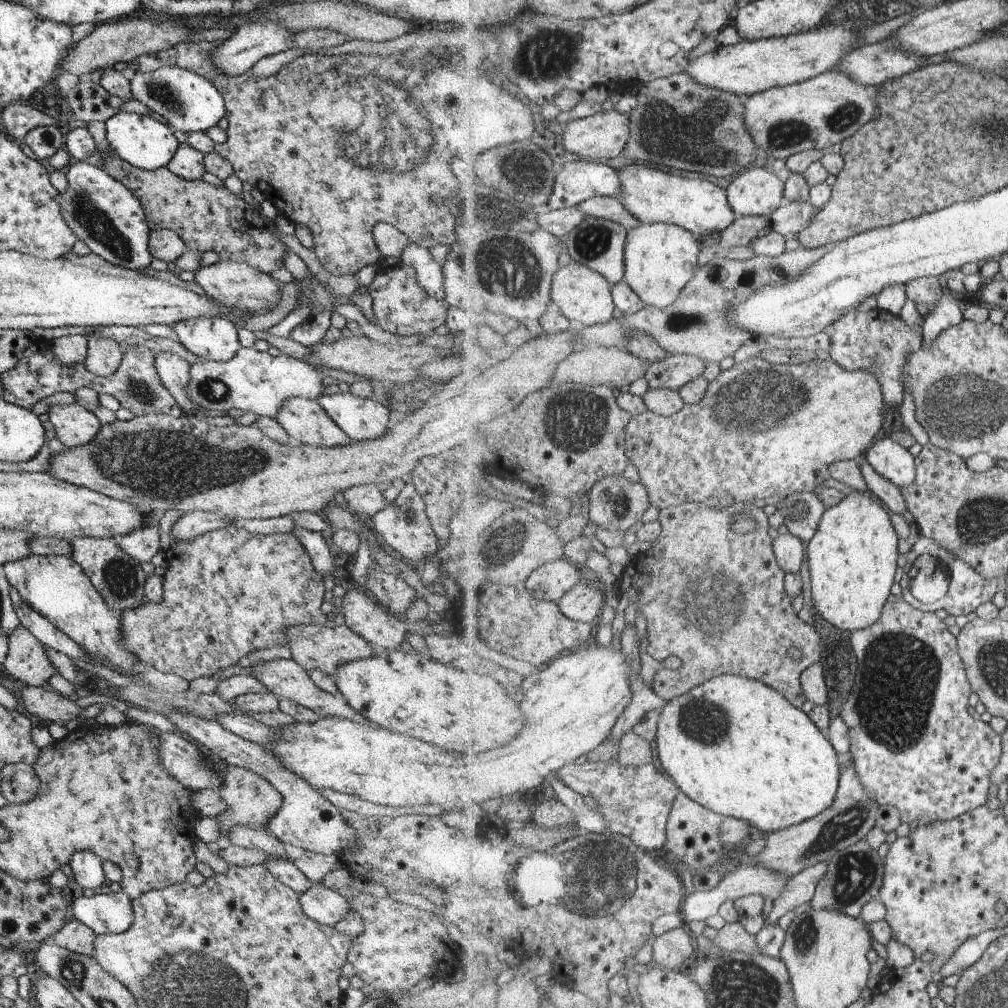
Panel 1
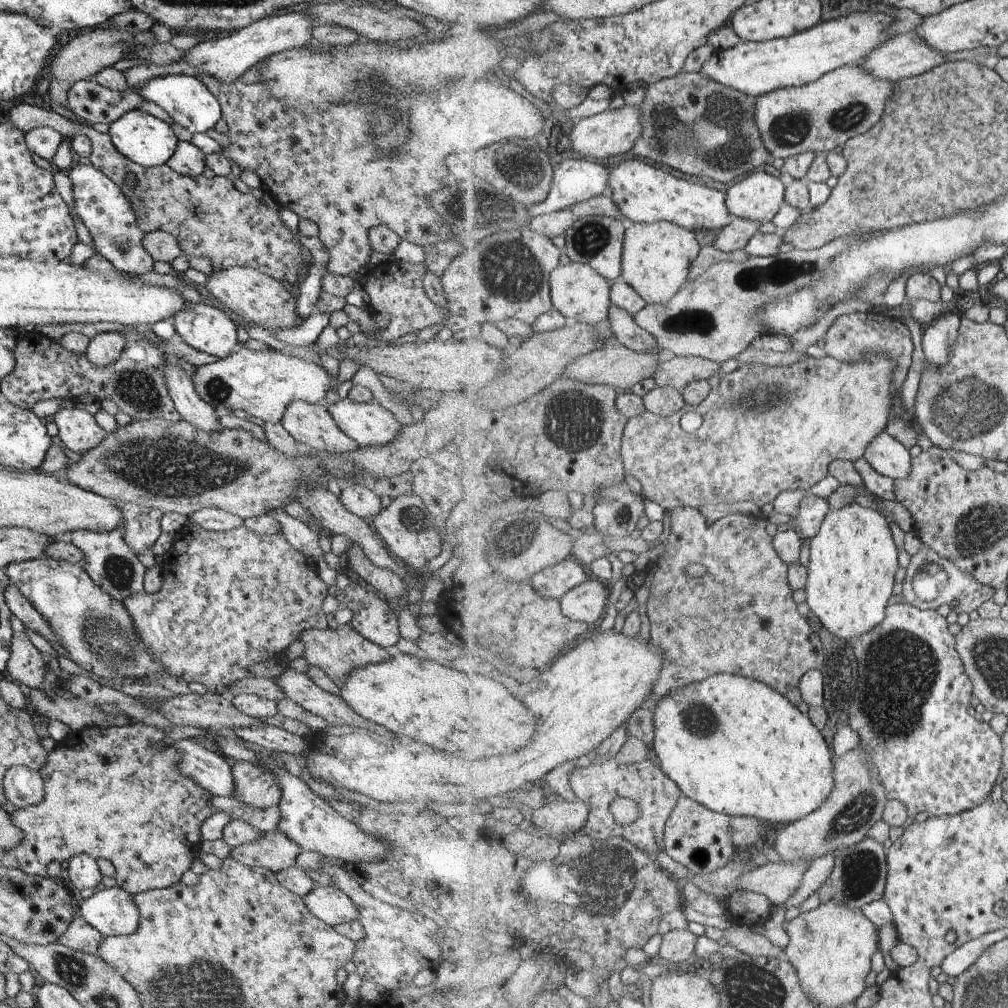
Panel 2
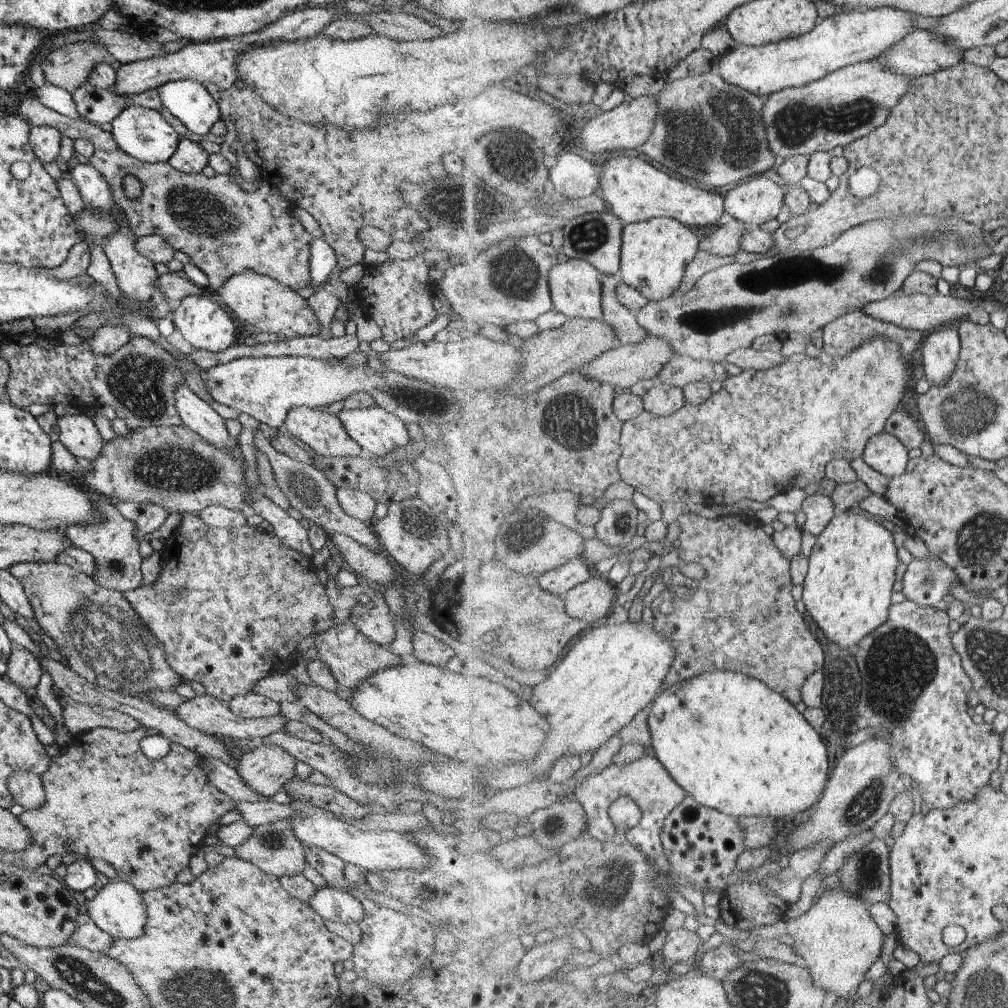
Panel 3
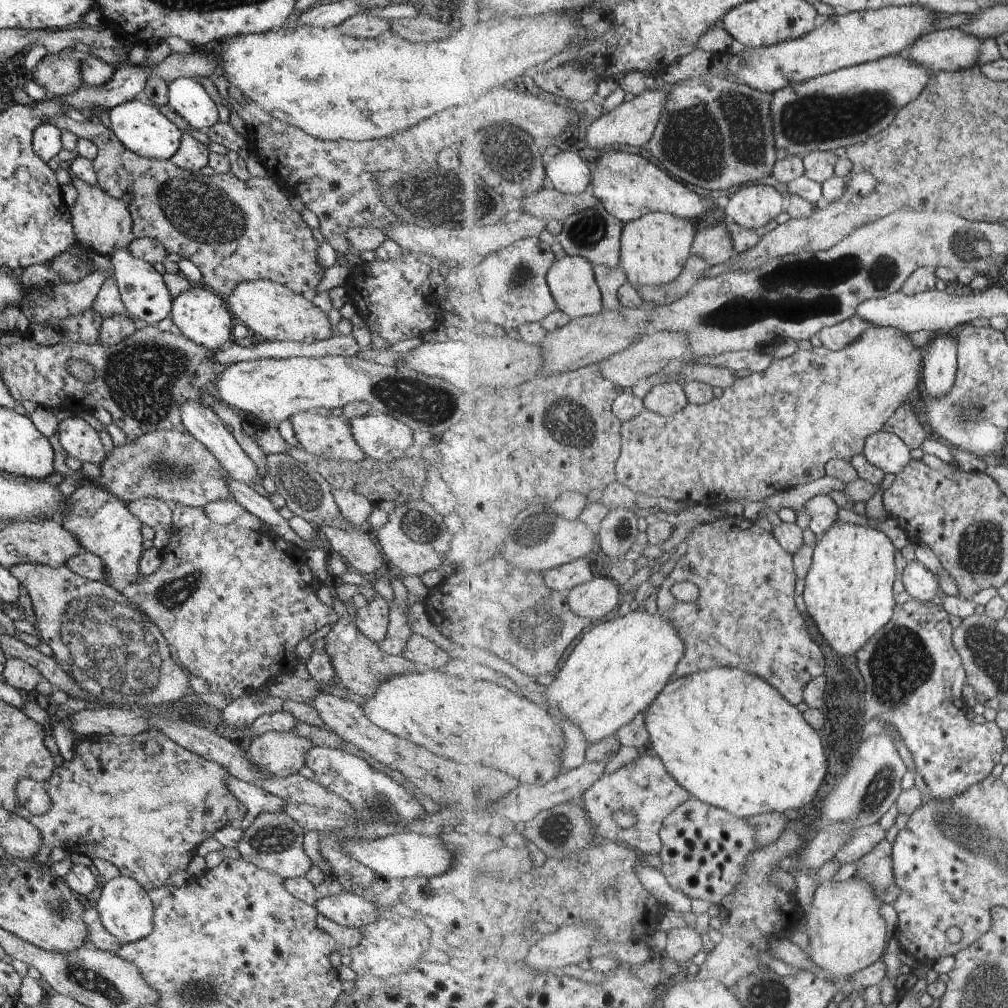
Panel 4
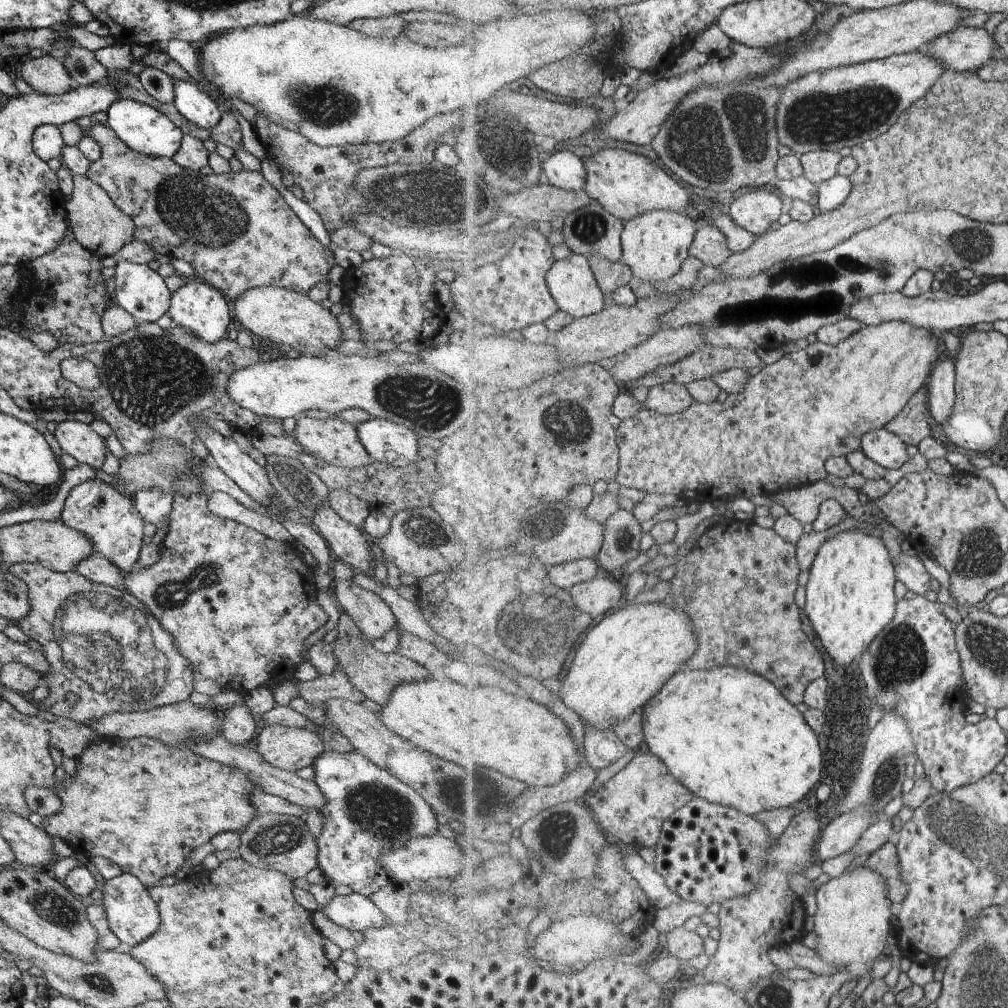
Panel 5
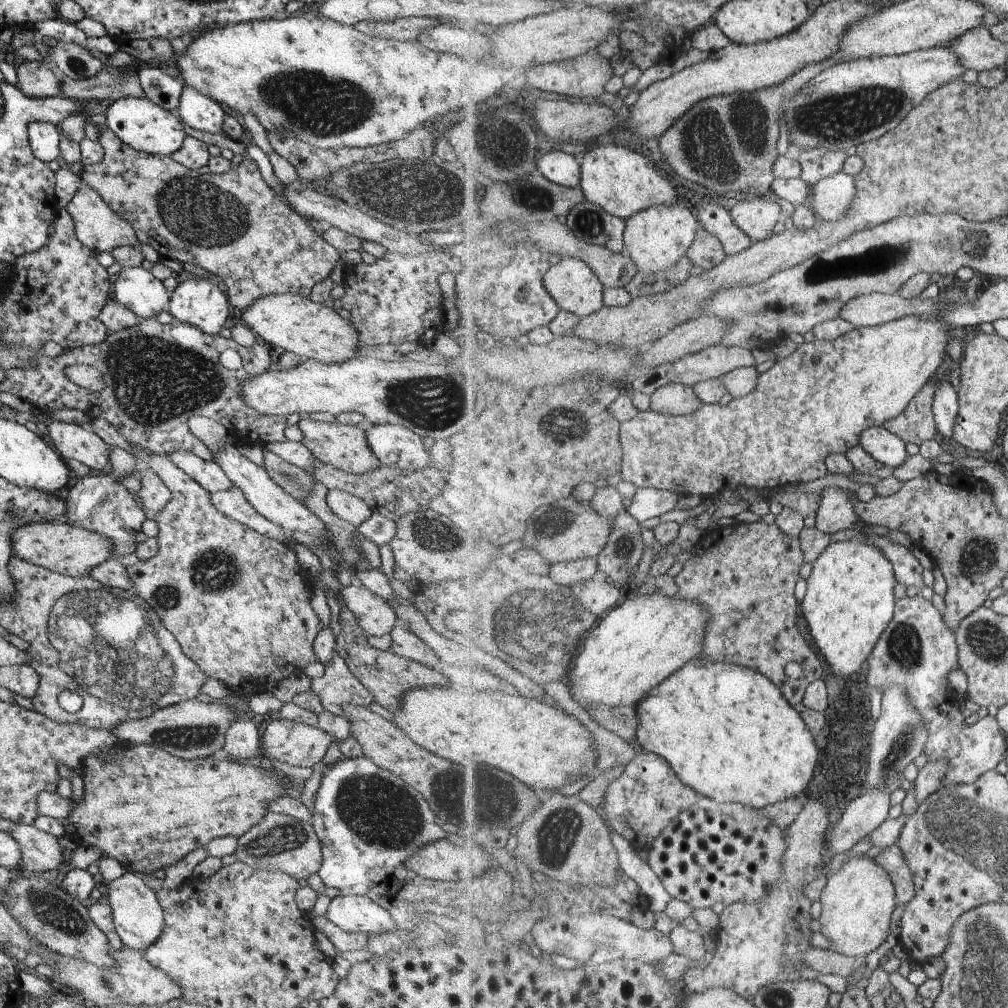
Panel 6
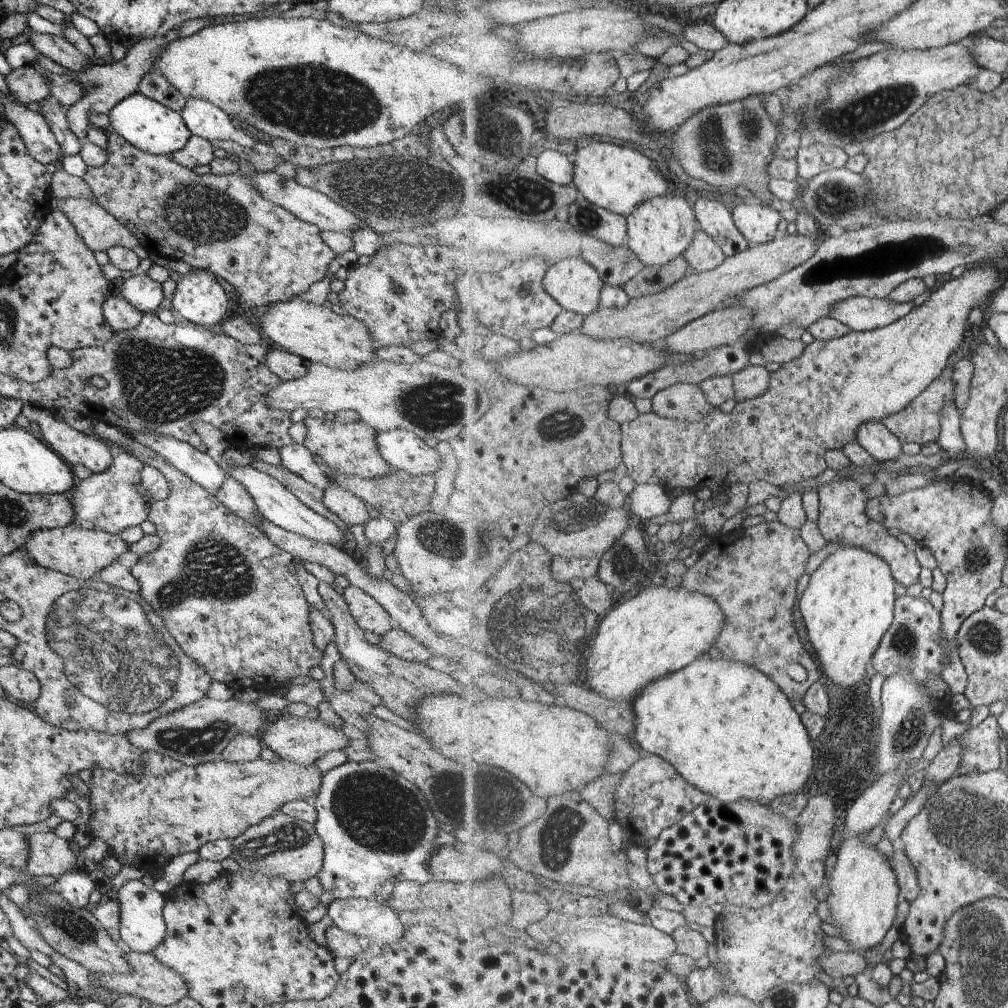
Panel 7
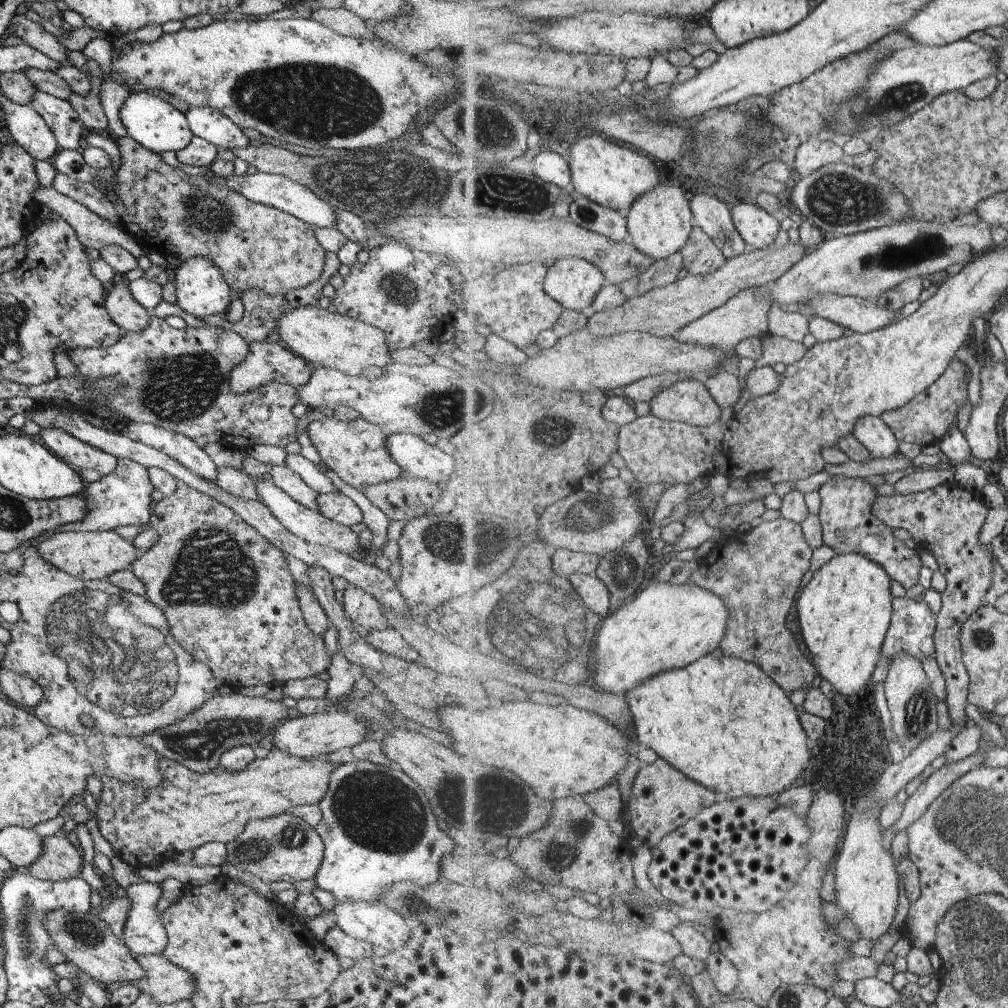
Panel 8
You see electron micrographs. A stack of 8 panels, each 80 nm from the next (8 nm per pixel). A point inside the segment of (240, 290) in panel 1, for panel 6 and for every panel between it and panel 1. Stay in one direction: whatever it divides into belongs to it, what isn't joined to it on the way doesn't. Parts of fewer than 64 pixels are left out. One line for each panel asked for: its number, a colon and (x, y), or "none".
2: (256, 298)
3: (258, 300)
4: (273, 312)
5: (290, 320)
6: (309, 330)

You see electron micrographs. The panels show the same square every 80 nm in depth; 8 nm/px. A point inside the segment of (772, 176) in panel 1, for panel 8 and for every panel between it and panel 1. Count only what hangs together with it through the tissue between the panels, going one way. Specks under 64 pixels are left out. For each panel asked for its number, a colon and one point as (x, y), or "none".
2: (760, 196)
3: (758, 200)
4: (754, 206)
5: (756, 211)
6: (757, 218)
7: (759, 223)
8: (757, 227)

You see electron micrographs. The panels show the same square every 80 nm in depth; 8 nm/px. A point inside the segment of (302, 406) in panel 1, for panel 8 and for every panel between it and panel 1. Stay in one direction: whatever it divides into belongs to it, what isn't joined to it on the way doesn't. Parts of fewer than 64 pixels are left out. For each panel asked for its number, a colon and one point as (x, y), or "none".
2: (310, 425)
3: (322, 432)
4: (325, 436)
5: (335, 442)
6: (344, 447)
7: (350, 449)
8: (354, 450)

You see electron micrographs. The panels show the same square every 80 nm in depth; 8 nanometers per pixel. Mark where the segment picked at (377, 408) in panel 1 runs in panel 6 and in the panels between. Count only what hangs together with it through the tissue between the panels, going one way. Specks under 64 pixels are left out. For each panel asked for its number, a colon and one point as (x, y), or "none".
2: (367, 424)
3: (376, 432)
4: (380, 437)
5: (384, 441)
6: (393, 446)

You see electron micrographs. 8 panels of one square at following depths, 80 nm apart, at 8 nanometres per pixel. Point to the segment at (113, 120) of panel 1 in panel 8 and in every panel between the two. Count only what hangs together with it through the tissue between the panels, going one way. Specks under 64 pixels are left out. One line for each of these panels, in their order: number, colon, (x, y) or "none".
2: (143, 139)
3: (141, 133)
4: (141, 129)
5: (142, 128)
6: (136, 121)
7: (149, 126)
8: (154, 123)

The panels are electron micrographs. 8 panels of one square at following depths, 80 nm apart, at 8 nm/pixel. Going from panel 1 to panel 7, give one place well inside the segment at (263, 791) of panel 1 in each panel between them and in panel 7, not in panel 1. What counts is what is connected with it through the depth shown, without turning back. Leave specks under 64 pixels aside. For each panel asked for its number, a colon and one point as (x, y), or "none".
2: (253, 784)
3: (265, 769)
4: (278, 754)
5: (289, 748)
6: (295, 743)
7: (295, 739)

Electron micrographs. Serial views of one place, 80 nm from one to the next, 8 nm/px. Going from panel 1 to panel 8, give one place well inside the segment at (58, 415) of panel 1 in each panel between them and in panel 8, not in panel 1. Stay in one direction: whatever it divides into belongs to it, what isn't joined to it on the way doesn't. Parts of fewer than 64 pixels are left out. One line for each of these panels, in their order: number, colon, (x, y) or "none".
2: (77, 430)
3: (77, 433)
4: (78, 439)
5: (78, 440)
6: (71, 441)
7: (73, 447)
8: (79, 456)

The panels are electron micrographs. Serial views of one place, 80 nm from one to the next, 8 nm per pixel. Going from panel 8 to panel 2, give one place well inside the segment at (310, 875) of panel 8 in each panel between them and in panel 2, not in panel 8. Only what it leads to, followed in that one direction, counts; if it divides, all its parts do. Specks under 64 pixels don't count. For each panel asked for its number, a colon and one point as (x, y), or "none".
2: (273, 851)
3: (273, 848)
4: (273, 842)
5: (283, 843)
6: (279, 843)
7: (282, 846)

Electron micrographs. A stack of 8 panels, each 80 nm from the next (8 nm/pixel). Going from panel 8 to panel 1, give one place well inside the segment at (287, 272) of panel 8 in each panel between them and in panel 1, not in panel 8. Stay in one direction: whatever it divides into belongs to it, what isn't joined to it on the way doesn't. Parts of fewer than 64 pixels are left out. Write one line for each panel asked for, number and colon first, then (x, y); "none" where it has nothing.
1: (207, 218)
2: (208, 218)
3: (224, 227)
4: (232, 230)
5: (235, 231)
6: (231, 224)
7: (219, 223)

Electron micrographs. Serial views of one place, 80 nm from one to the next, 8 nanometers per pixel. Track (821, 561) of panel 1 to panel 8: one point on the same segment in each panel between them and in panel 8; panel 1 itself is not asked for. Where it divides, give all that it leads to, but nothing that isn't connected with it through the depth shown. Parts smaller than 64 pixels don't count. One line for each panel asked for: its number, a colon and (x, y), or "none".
2: (853, 560)
3: (848, 590)
4: (849, 594)
5: (850, 598)
6: (849, 601)
7: (848, 605)
8: (845, 611)

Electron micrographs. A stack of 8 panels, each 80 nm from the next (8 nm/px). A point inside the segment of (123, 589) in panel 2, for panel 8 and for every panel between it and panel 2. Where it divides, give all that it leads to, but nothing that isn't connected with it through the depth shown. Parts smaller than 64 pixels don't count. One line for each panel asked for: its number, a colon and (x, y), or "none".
3: (116, 563)
4: (101, 524)
5: (107, 517)
6: (98, 503)
7: (108, 501)
8: (125, 496)

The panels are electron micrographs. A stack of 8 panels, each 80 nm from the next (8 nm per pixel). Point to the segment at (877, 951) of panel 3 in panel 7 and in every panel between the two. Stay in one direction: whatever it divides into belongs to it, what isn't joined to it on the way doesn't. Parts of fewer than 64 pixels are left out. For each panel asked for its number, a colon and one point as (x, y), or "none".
4: (844, 925)
5: (853, 919)
6: (858, 901)
7: (865, 893)

